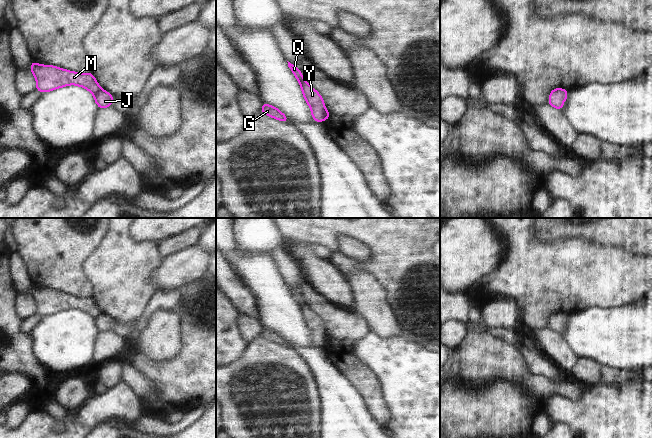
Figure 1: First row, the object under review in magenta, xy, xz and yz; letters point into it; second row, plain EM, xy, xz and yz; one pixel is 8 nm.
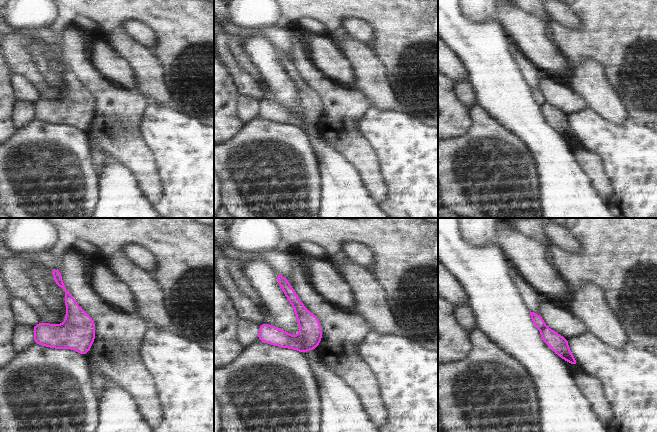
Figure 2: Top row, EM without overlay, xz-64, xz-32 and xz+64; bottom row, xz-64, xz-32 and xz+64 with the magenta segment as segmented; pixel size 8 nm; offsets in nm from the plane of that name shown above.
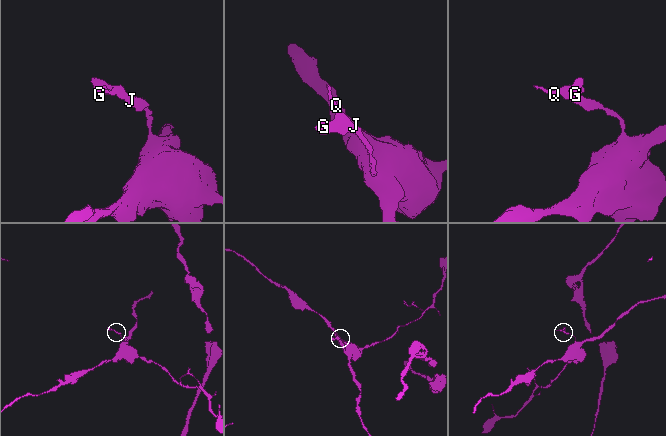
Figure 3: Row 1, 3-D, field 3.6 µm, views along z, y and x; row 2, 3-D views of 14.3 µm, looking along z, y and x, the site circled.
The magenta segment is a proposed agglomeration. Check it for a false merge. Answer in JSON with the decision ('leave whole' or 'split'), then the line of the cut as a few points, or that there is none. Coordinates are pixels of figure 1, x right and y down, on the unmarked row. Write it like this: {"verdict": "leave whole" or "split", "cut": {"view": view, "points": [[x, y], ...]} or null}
{"verdict": "split", "cut": {"view": "xz", "points": [[325, 331], [323, 344]]}}

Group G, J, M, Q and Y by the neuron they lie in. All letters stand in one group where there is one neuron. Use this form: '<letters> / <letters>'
G M Q Y / J

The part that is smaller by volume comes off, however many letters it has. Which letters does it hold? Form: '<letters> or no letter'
G, M, Q, Y

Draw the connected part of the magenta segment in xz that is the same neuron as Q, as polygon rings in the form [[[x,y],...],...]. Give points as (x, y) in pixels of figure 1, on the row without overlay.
[[[288,286],[288,291],[296,301],[303,318],[303,321],[310,331],[312,342],[320,347],[324,345],[323,338],[325,335],[324,323],[303,301],[298,291]]]

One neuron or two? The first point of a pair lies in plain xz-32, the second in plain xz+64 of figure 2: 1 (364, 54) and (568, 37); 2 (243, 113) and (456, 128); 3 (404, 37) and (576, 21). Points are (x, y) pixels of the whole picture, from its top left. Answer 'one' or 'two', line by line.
1: two
2: two
3: two

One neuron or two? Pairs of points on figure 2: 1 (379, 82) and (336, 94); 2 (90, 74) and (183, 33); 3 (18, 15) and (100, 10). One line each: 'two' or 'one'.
1: two
2: two
3: two

